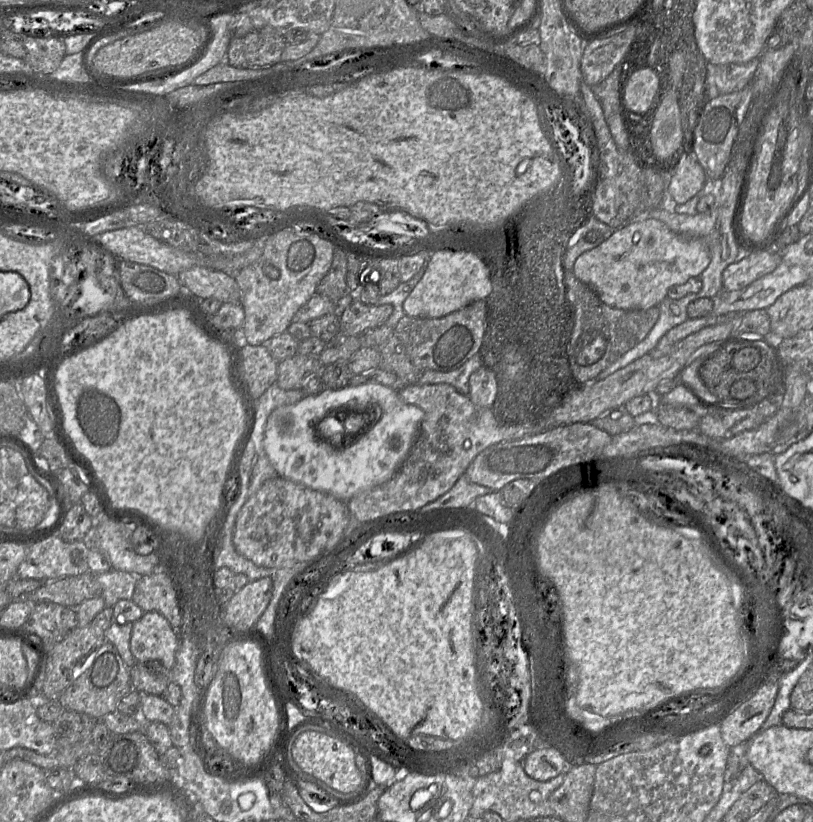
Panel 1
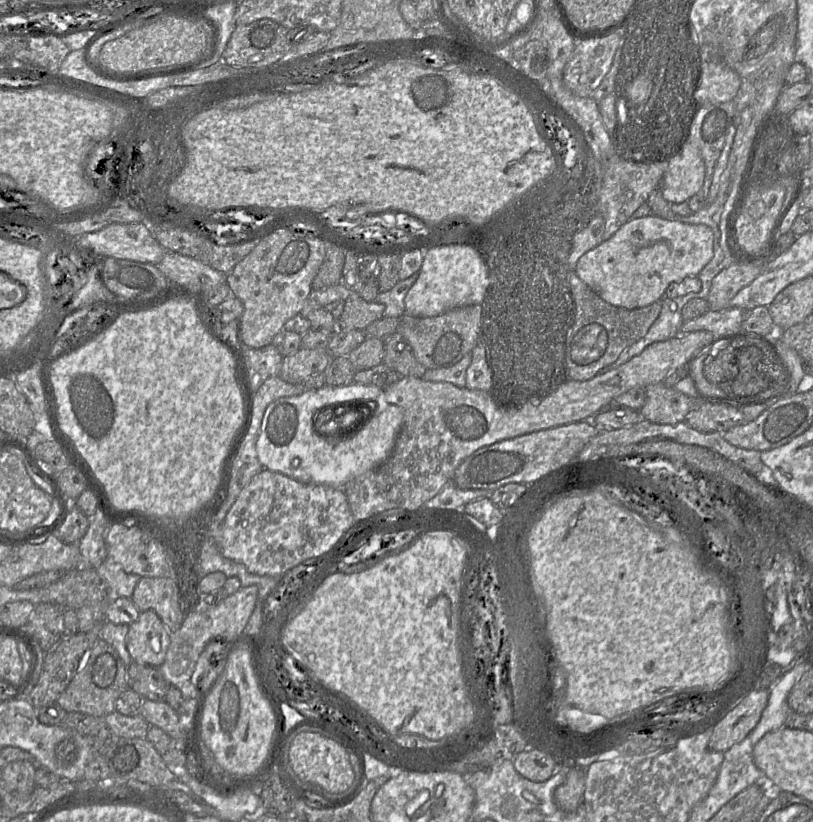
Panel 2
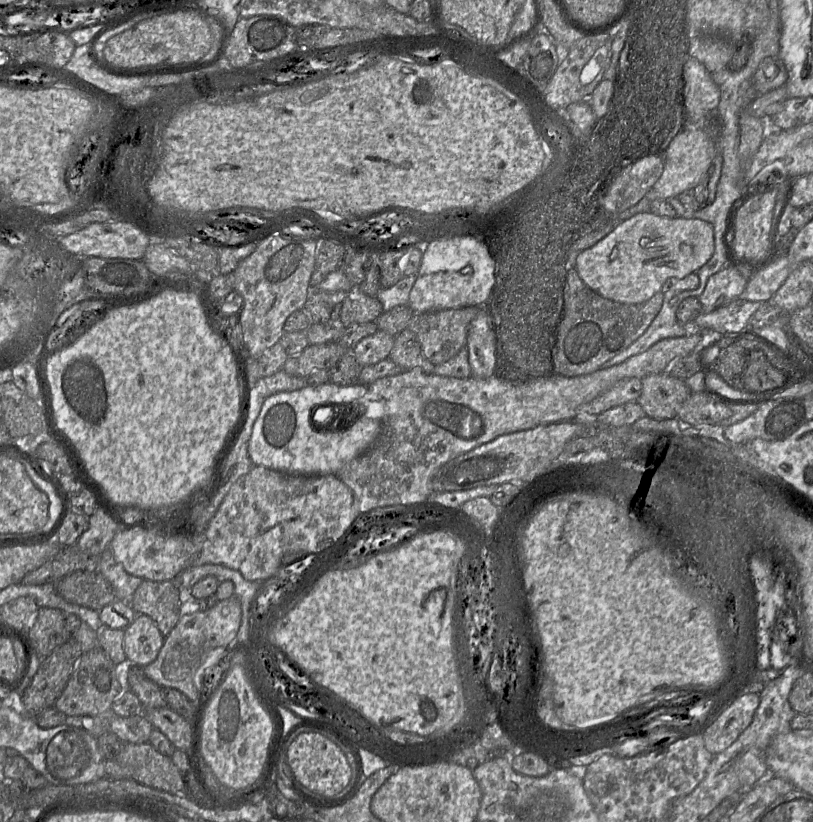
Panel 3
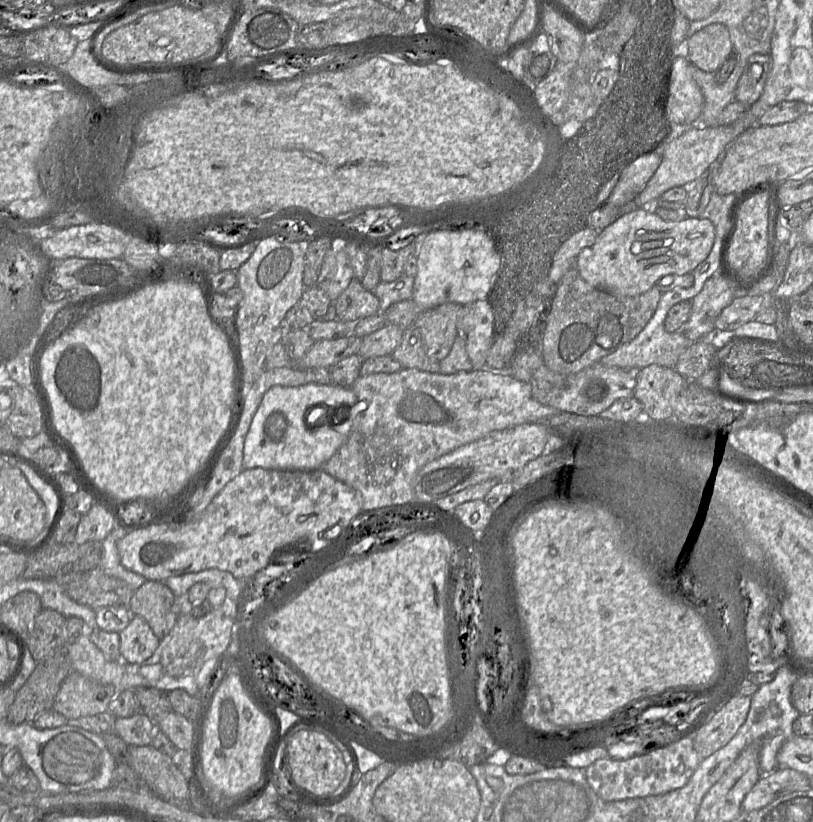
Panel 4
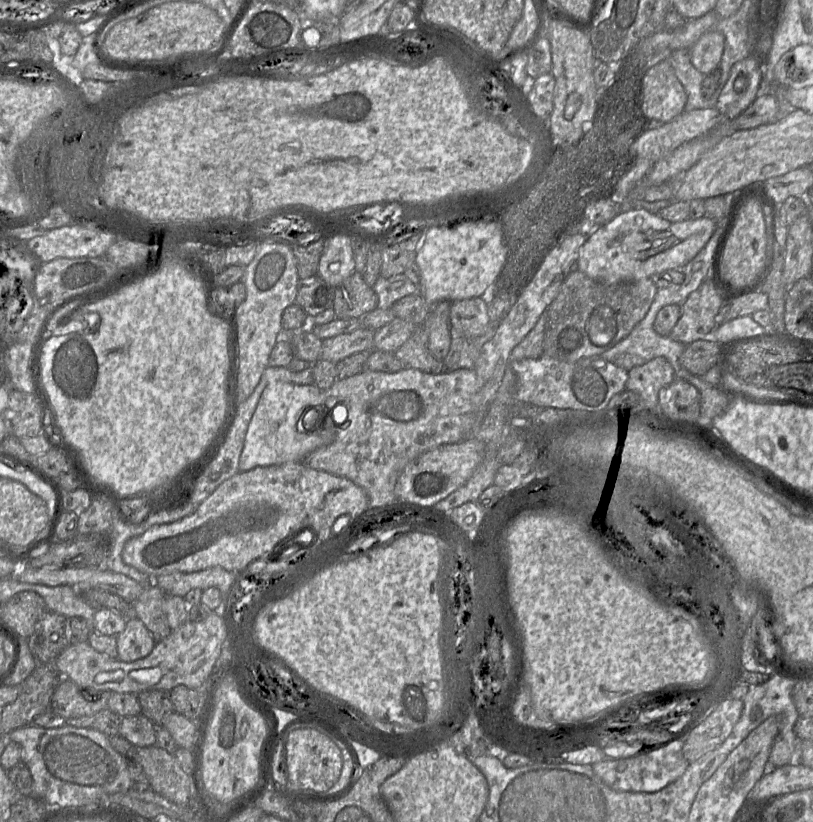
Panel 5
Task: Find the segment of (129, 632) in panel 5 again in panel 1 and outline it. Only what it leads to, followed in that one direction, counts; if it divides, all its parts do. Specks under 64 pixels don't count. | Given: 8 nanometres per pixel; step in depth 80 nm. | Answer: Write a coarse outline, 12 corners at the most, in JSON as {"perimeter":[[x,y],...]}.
{"perimeter":[[156,611],[133,623],[137,662],[171,670],[180,634]]}

